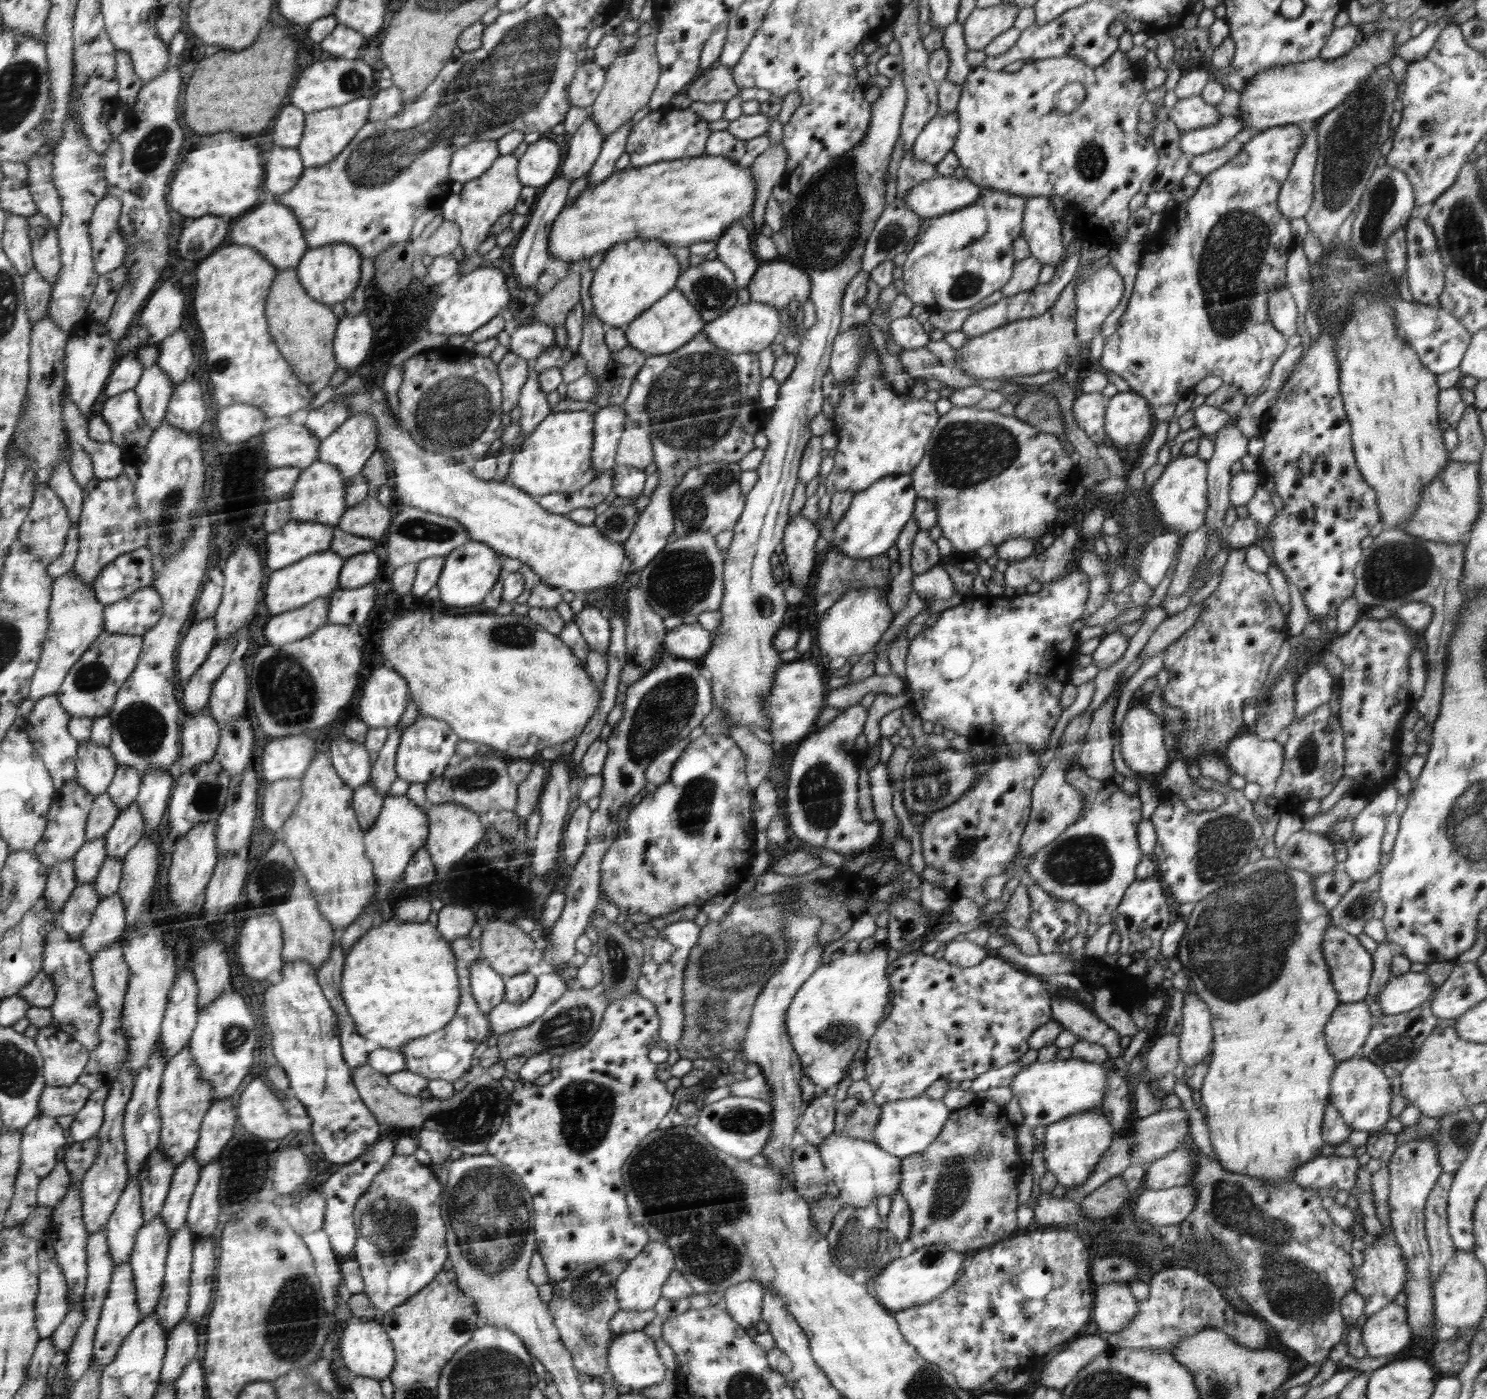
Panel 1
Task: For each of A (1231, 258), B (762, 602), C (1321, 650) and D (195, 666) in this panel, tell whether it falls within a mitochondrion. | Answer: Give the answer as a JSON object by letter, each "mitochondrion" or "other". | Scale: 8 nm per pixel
{"A":"mitochondrion","B":"mitochondrion","C":"other","D":"other"}

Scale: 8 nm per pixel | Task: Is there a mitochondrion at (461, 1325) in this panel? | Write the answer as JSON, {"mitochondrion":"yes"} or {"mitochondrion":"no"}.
{"mitochondrion":"yes"}

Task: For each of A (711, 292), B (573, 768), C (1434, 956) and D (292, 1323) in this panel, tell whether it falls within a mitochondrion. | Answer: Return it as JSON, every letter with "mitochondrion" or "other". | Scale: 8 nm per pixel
{"A":"mitochondrion","B":"other","C":"other","D":"mitochondrion"}

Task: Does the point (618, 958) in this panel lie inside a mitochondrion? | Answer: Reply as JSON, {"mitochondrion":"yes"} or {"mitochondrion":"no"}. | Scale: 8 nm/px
{"mitochondrion":"yes"}

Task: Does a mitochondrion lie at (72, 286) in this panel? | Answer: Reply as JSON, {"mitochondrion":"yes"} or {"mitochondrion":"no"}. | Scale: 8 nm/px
{"mitochondrion":"no"}

